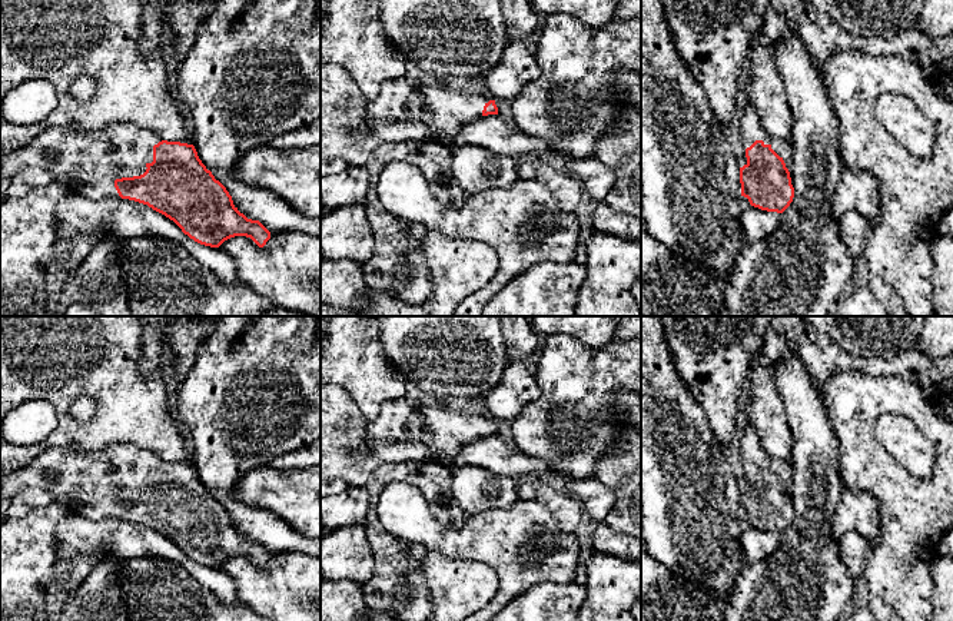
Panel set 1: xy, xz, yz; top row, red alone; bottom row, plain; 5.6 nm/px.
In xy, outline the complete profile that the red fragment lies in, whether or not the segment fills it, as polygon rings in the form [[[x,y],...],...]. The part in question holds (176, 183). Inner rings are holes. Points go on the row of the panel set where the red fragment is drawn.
[[[112,123],[96,132],[50,127],[0,162],[0,203],[9,183],[26,167],[50,172],[56,182],[92,200],[122,197],[147,205],[173,220],[195,242],[219,248],[235,236],[250,238],[259,248],[270,232],[248,219],[233,205],[226,187],[202,163],[193,145],[163,140],[156,132],[133,123]]]

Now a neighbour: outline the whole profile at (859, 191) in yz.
[[[844,169],[831,197],[831,210],[836,219],[856,210],[873,222],[880,212],[879,180],[867,170]]]

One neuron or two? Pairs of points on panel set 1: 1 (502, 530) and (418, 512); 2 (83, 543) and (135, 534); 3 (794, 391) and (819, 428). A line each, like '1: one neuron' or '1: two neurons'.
1: one neuron
2: one neuron
3: one neuron

